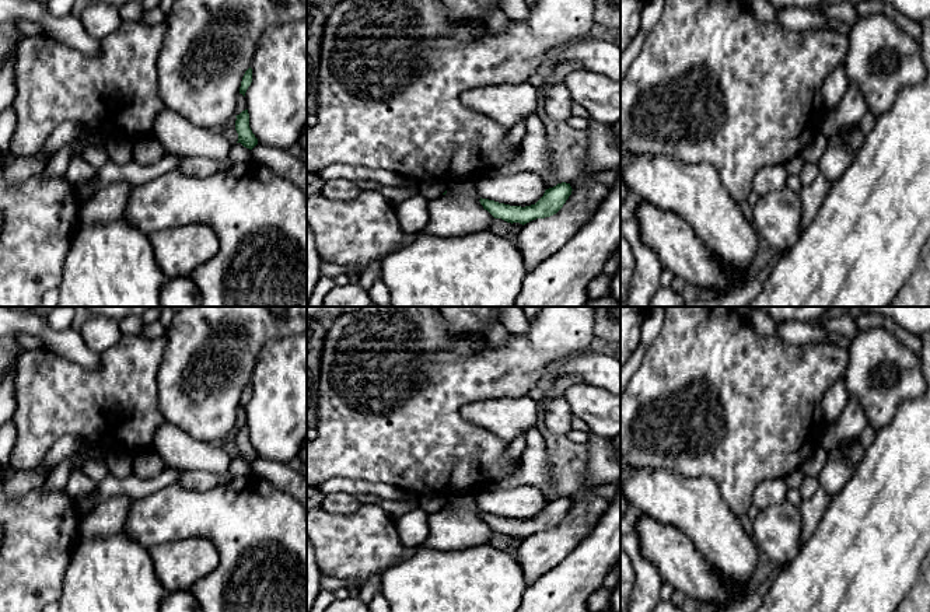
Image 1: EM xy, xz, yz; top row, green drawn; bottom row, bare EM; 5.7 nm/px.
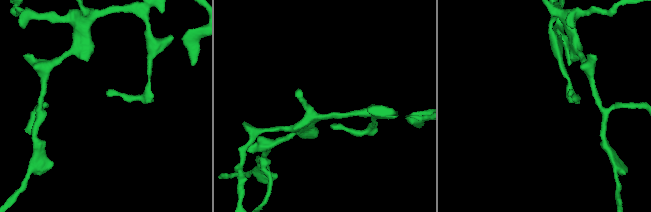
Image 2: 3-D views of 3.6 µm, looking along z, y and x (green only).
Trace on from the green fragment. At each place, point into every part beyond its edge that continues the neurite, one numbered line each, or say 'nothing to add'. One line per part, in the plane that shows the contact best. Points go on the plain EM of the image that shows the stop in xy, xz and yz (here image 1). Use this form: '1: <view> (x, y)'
nothing to add

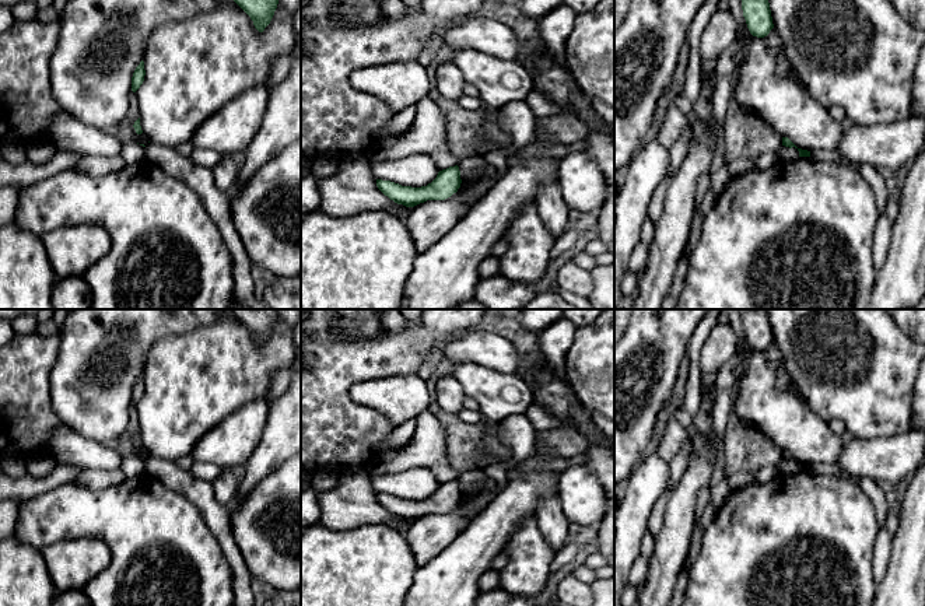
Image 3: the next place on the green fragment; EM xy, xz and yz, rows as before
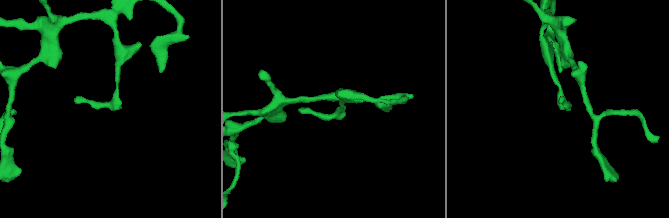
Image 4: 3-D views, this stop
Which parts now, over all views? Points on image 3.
nothing to add

